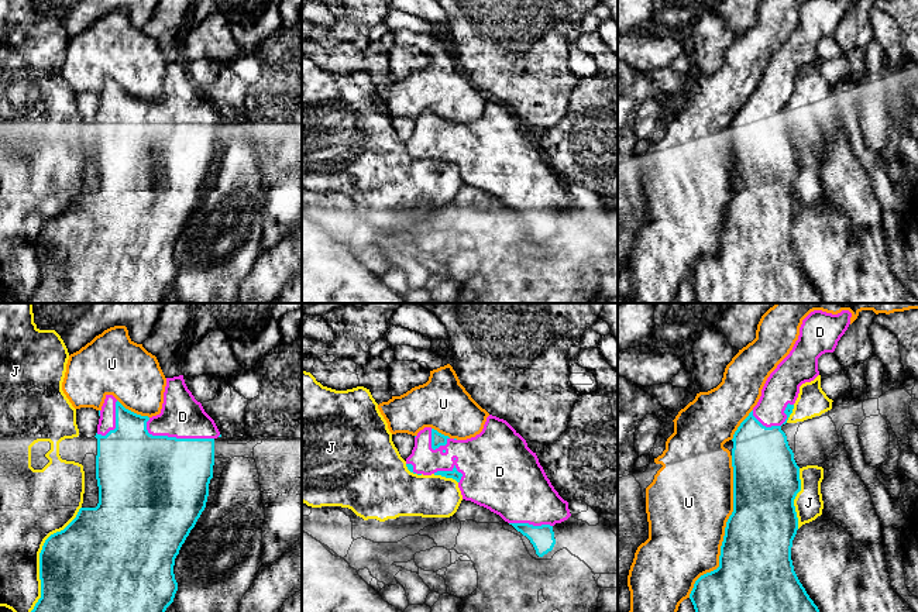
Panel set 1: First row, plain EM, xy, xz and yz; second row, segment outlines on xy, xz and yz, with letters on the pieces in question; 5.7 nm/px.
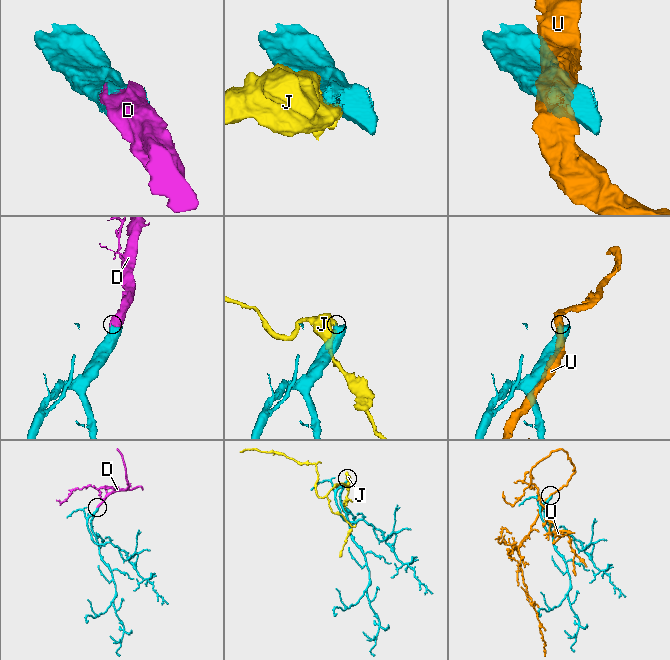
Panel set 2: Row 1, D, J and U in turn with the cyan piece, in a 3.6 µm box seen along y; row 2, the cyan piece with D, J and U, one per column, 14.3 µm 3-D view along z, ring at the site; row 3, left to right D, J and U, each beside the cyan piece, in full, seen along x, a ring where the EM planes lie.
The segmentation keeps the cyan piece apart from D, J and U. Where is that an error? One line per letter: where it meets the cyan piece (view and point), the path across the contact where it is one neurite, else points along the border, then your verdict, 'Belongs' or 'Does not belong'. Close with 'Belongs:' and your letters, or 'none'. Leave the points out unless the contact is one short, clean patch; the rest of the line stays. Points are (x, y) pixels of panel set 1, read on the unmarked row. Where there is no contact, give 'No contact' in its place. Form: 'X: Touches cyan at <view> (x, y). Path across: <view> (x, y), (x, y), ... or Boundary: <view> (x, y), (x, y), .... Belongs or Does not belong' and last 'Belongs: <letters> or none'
D: Touches cyan at xy (175, 121). Belongs
J: Touches cyan at xy (40, 244). Does not belong
U: Touches cyan at yz (725, 215). Does not belong
Belongs: D

